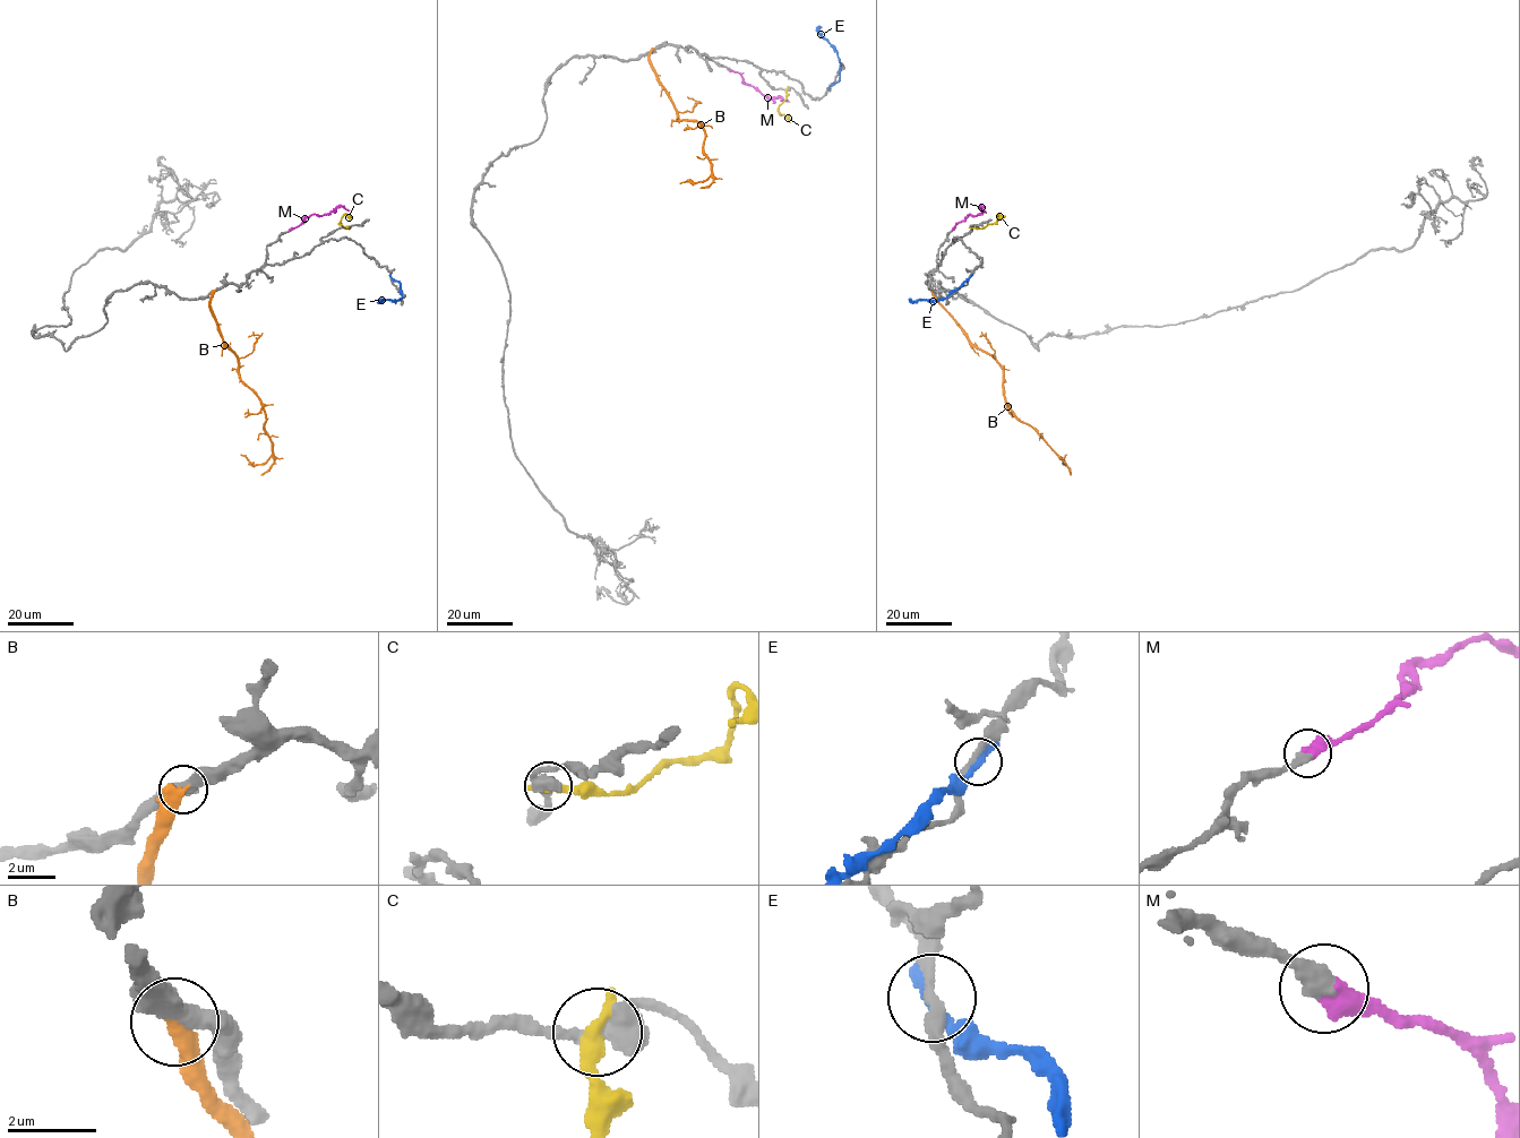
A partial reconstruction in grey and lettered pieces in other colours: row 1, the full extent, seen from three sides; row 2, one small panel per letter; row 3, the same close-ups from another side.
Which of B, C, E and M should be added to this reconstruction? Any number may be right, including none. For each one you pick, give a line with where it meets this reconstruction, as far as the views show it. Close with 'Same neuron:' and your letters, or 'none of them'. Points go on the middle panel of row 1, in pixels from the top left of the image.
M: Touches grey at (729, 69)
Same neuron: M

